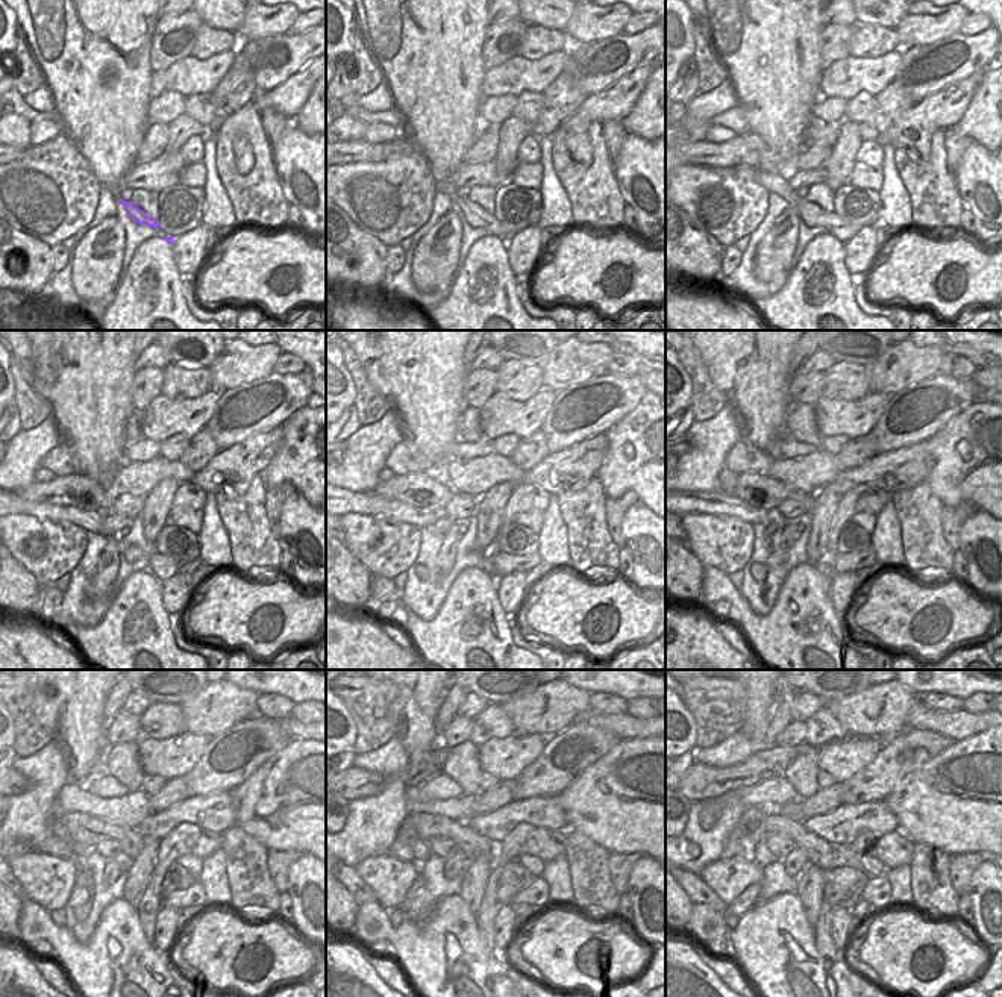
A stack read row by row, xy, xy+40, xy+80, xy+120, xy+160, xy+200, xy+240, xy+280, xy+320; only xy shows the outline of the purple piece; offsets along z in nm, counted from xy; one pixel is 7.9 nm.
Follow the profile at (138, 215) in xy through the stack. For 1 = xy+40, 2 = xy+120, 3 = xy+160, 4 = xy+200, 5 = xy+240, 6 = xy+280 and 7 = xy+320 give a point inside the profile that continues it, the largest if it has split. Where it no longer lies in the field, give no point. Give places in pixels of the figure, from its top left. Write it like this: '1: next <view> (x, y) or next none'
1: next xy+40 (475, 215)
2: next xy+120 (162, 567)
3: next xy+160 (504, 564)
4: next xy+200 (848, 562)
5: next xy+240 (194, 896)
6: next xy+280 (537, 893)
7: next xy+320 (878, 891)

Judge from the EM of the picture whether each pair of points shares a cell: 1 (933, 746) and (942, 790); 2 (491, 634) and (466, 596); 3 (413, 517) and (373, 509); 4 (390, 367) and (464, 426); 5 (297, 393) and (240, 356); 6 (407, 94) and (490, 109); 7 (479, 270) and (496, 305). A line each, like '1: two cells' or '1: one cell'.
1: two cells
2: one cell
3: one cell
4: two cells
5: two cells
6: two cells
7: one cell

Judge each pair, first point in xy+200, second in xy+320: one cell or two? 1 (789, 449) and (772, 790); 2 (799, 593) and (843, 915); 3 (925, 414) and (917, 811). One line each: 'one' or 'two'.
1: one
2: two
3: two

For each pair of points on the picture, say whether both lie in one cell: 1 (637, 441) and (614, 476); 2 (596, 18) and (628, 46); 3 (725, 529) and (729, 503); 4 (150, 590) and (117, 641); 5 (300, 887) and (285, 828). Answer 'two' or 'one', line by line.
1: one
2: two
3: two
4: one
5: two

